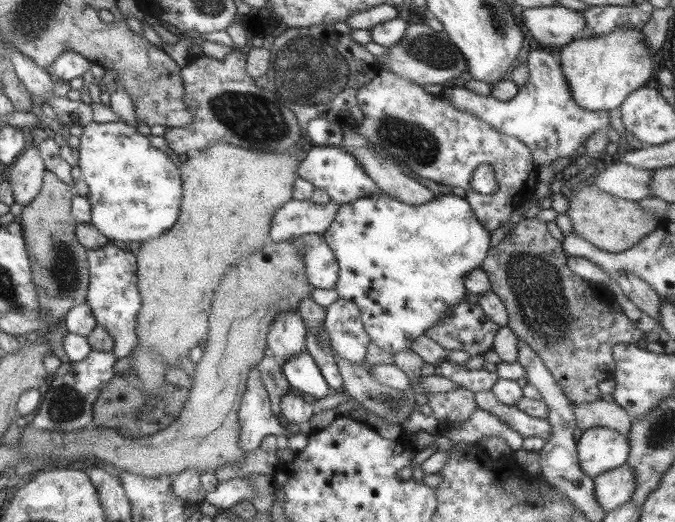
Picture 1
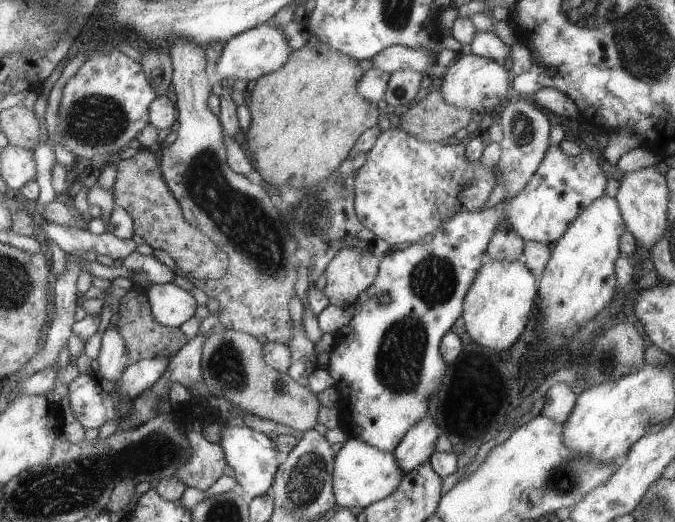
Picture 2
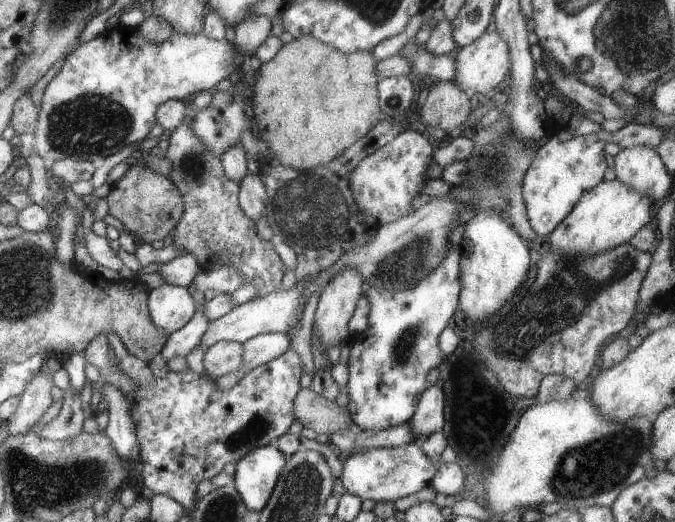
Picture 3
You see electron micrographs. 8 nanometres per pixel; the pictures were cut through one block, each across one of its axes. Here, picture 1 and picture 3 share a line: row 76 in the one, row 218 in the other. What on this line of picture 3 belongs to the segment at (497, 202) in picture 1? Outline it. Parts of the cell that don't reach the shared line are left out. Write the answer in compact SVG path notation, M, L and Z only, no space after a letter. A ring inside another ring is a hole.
M405 128L375 152L364 156L348 174L352 199L360 212L368 214L379 225L409 216L414 211L411 199L421 193L423 181L427 178L425 168L433 151L421 134Z

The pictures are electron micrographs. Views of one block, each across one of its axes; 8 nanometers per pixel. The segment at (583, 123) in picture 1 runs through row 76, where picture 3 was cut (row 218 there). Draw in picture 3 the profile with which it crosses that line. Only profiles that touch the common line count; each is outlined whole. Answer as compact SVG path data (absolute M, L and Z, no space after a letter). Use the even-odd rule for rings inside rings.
M550 126L544 143L534 150L522 180L526 215L536 234L548 235L571 212L582 194L602 181L606 168L603 146L609 140L610 134L601 130L574 136L565 126Z

